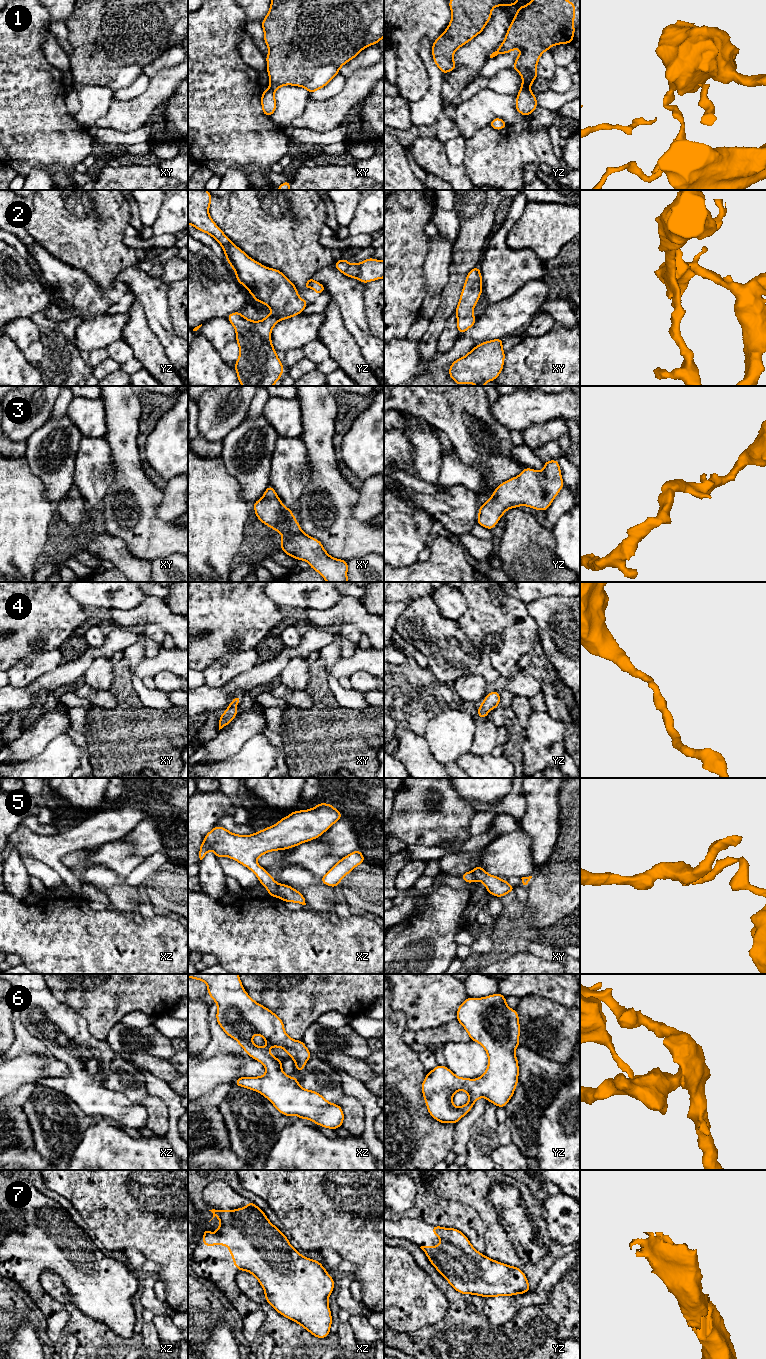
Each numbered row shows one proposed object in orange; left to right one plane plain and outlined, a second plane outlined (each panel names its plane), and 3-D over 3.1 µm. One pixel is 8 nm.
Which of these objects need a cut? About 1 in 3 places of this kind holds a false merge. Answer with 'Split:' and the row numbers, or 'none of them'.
Split: 1, 5

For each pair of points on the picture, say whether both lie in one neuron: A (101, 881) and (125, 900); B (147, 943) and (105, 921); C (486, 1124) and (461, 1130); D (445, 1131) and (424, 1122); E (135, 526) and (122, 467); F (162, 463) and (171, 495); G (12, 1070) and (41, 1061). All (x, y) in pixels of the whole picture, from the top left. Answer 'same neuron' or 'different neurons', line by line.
A: same neuron
B: same neuron
C: different neurons
D: same neuron
E: same neuron
F: different neurons
G: same neuron

